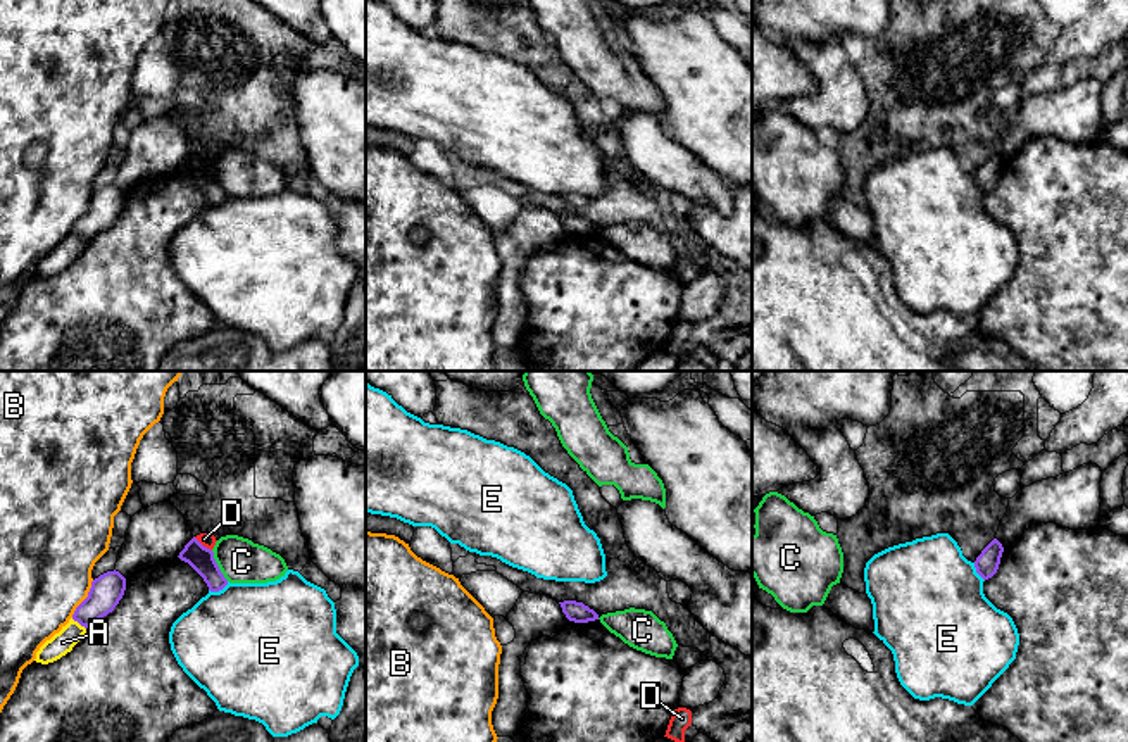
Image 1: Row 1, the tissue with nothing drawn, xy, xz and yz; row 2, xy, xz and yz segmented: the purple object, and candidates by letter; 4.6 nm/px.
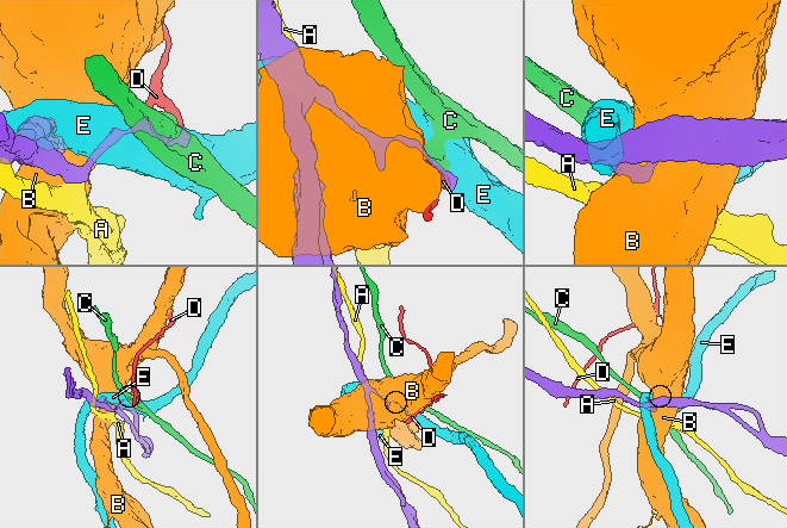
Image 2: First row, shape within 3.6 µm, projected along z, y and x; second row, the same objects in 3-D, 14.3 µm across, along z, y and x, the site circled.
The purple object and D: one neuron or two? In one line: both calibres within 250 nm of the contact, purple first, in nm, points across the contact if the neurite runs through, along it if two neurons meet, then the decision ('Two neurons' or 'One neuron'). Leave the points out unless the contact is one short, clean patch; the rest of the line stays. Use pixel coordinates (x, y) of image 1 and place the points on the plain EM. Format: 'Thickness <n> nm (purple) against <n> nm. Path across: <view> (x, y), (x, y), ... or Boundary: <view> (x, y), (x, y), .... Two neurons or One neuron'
Thickness 120 nm (purple) against 70 nm. Two neurons

